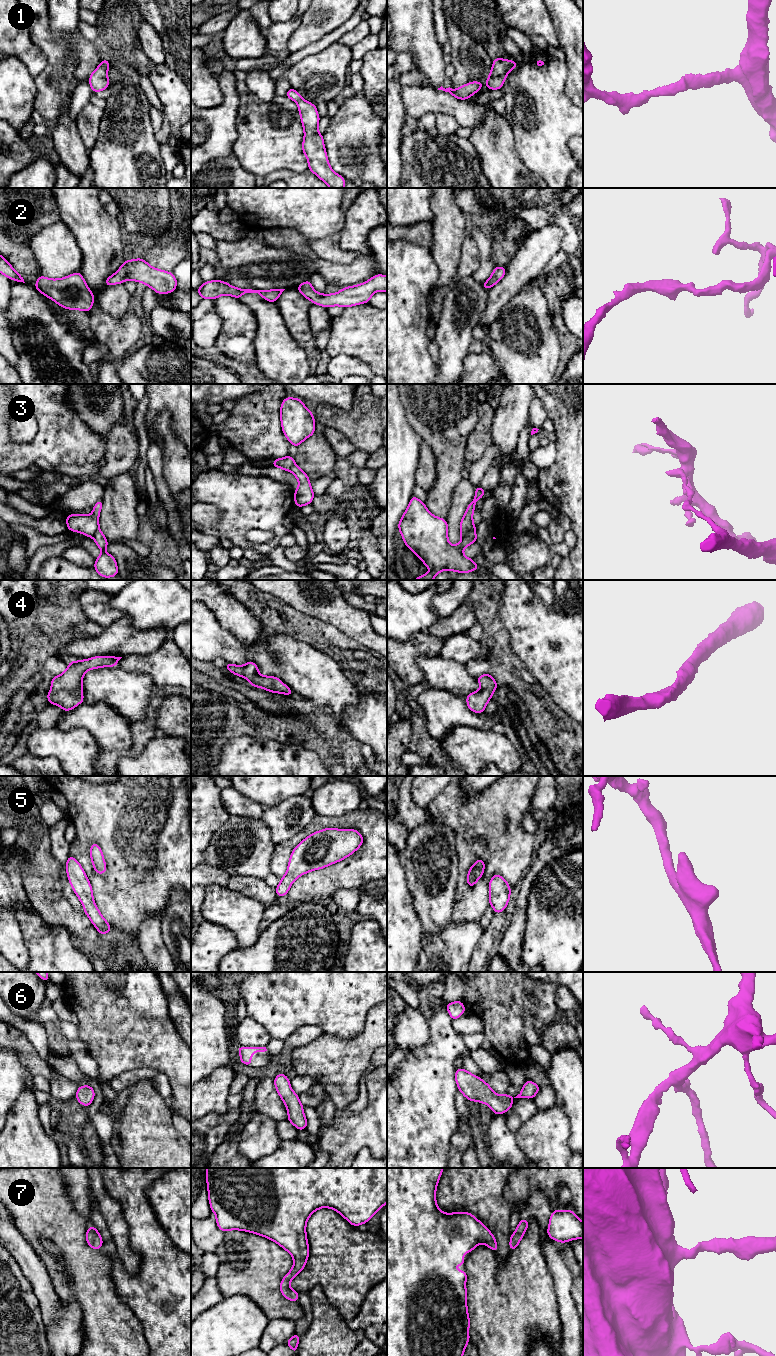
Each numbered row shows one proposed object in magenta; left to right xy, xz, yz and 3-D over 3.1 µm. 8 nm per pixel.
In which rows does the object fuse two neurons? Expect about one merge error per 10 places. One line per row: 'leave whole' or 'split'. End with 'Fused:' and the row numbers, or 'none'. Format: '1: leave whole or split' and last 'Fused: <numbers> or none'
1: leave whole
2: leave whole
3: split
4: leave whole
5: leave whole
6: leave whole
7: leave whole
Fused: 3

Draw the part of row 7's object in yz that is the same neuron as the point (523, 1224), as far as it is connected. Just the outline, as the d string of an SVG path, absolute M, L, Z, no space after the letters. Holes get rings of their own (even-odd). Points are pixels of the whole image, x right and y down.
M528 1219L520 1220L520 1222L516 1228L516 1231L513 1234L511 1234L511 1236L510 1236L509 1247L510 1247L511 1251L513 1251L517 1248L520 1240L523 1238L523 1236L525 1234L526 1229L528 1228L528 1225L529 1225Z

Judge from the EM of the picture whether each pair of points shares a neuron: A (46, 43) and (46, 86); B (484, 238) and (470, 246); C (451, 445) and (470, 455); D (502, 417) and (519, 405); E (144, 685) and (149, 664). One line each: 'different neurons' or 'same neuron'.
A: same neuron
B: different neurons
C: different neurons
D: same neuron
E: different neurons

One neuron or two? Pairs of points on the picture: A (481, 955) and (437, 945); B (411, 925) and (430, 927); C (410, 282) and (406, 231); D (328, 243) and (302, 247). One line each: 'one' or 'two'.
A: two
B: two
C: two
D: two

